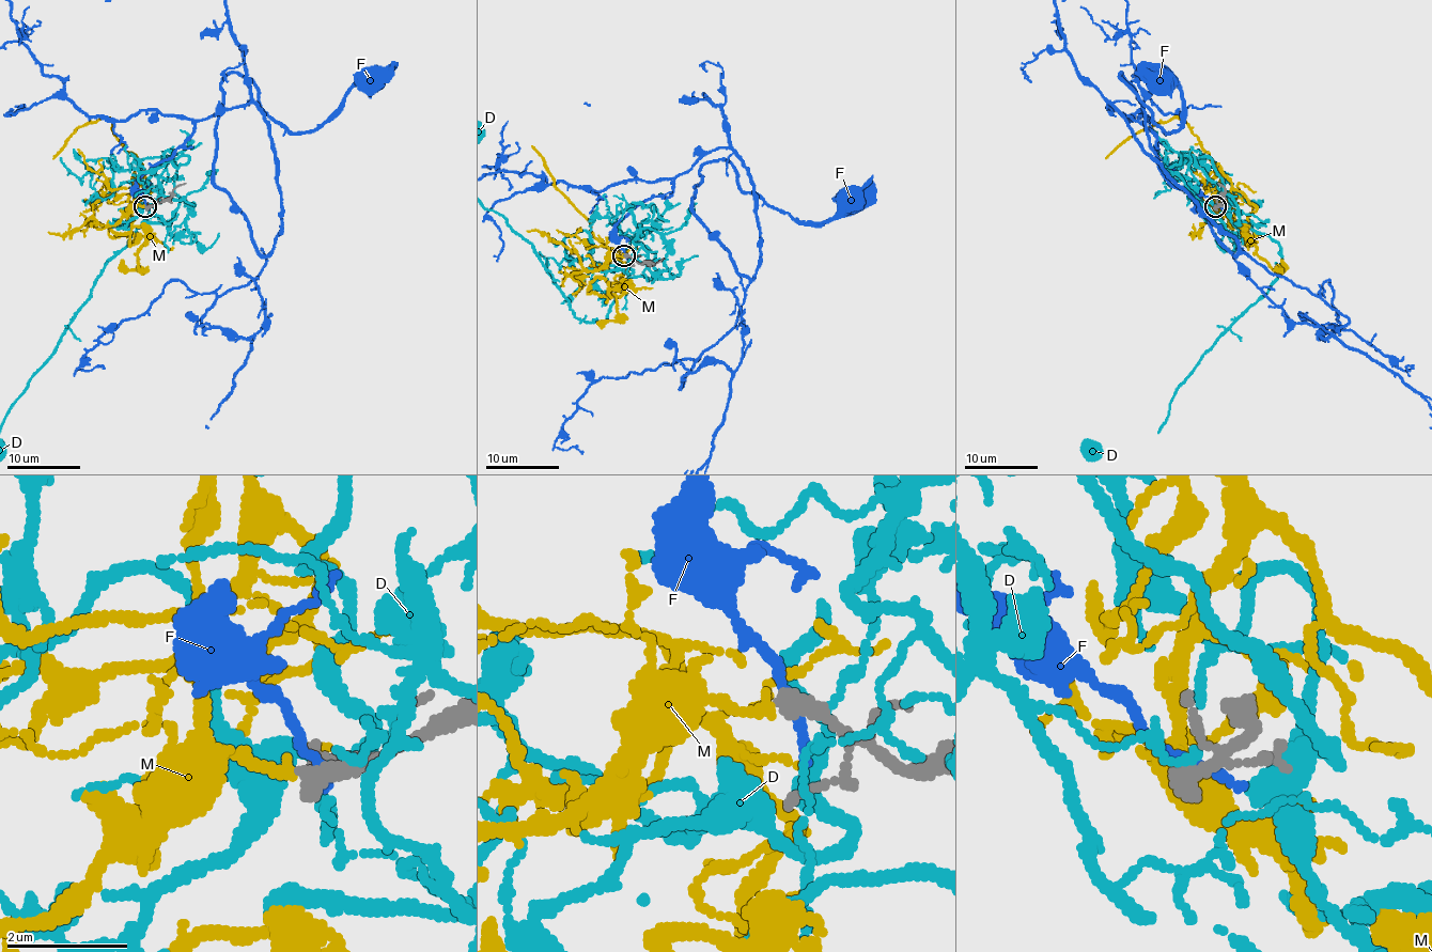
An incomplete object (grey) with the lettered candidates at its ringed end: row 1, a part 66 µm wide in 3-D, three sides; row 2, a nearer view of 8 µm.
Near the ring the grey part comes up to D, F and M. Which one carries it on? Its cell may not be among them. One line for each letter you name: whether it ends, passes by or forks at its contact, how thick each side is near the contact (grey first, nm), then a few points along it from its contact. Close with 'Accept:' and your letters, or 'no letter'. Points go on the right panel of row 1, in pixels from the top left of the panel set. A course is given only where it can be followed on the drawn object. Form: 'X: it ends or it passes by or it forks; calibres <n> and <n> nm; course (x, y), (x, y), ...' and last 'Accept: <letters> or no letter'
M: it ends; calibres 340 and 180 nm; course (1214, 205), (1222, 171), (1186, 123), (1177, 118), (1138, 130), (1105, 158)
Accept: M

